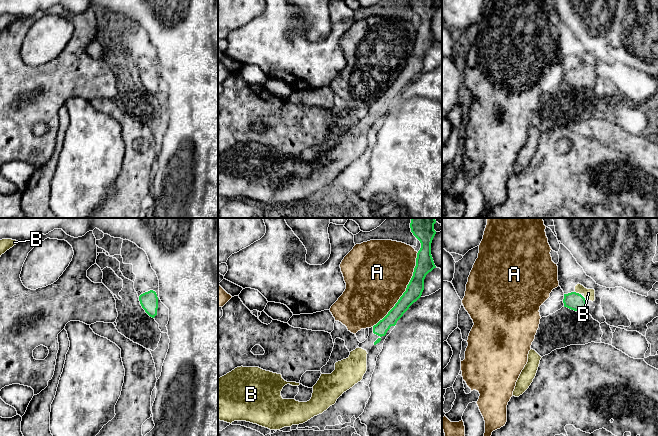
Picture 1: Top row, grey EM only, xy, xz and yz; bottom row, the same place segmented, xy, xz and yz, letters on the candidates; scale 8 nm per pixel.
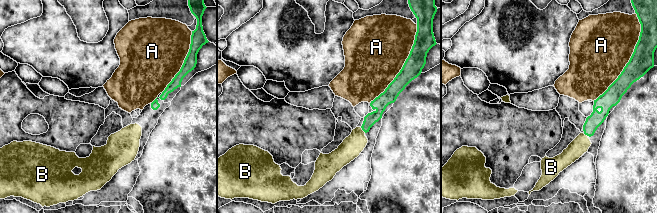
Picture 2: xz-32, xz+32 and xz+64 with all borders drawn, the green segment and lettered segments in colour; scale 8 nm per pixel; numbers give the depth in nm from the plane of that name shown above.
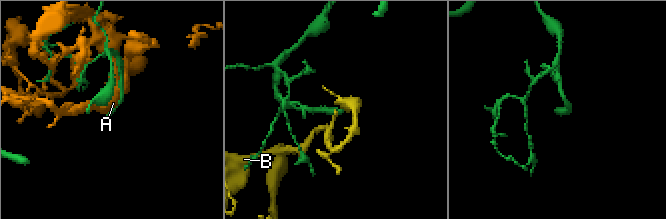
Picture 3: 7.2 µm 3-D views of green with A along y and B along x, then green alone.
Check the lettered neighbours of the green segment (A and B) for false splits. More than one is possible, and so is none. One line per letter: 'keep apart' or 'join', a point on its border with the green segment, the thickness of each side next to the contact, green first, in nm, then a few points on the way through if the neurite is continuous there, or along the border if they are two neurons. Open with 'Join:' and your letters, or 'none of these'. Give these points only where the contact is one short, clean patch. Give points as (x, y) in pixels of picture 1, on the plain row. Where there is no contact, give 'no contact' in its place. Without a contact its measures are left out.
Join: B
A: keep apart; contact xz (406, 66); calibres 140 and 480 nm
B: join; contact yz (578, 69); calibres 140 and 80 nm; way yz (574, 77), (578, 69), (588, 69)

